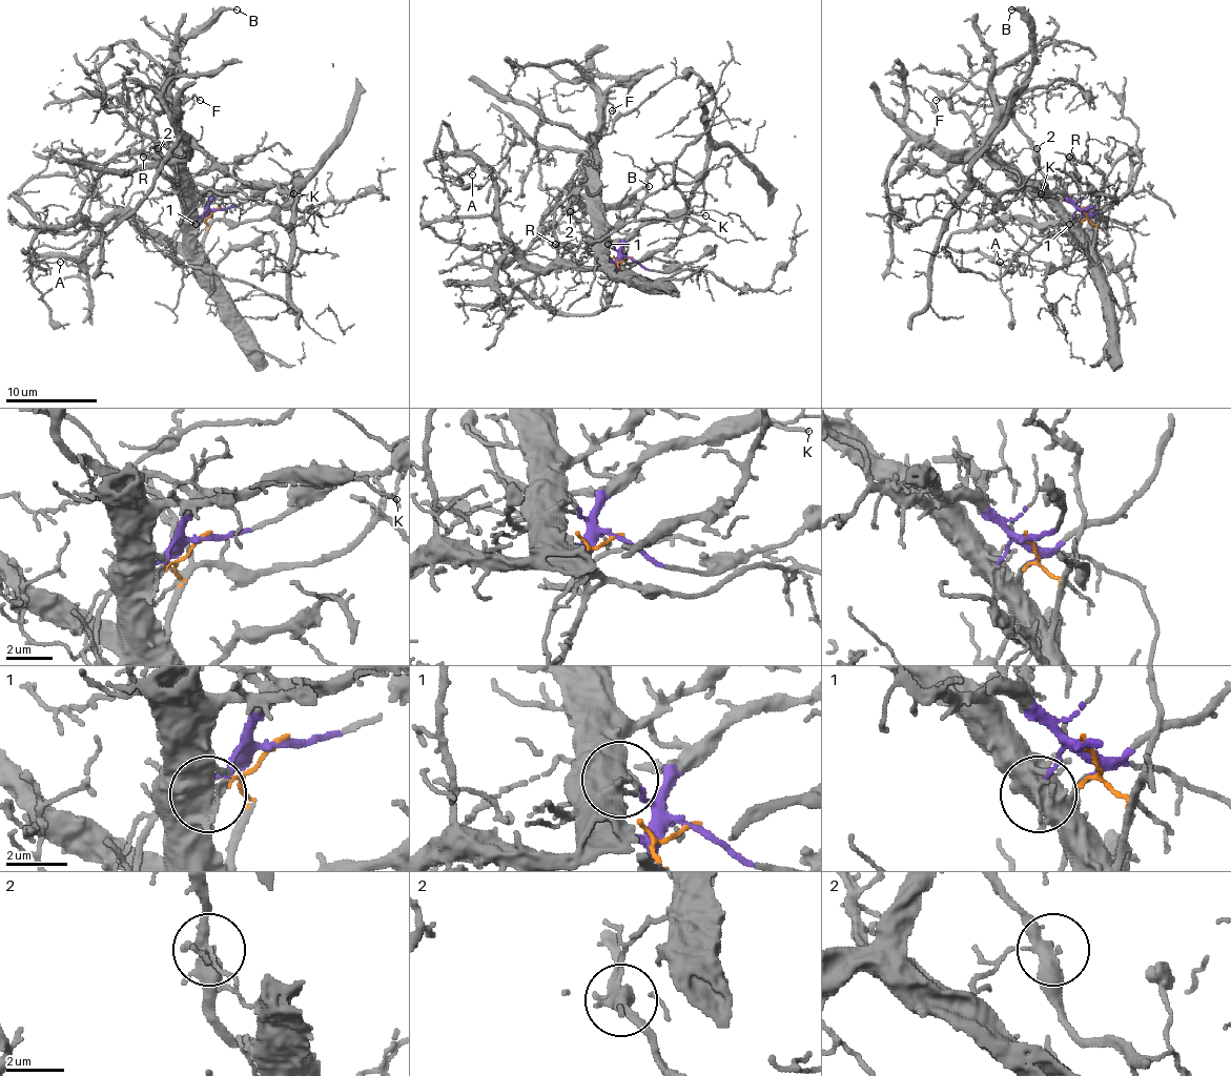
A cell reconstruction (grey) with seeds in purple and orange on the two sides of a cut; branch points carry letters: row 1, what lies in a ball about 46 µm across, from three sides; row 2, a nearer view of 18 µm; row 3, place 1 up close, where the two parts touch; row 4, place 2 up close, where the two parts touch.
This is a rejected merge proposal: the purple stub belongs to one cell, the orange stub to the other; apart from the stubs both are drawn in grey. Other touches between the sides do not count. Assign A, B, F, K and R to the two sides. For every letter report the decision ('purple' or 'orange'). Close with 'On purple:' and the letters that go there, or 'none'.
A: orange
B: orange
F: purple
K: purple
R: purple
On purple: F, K, R

